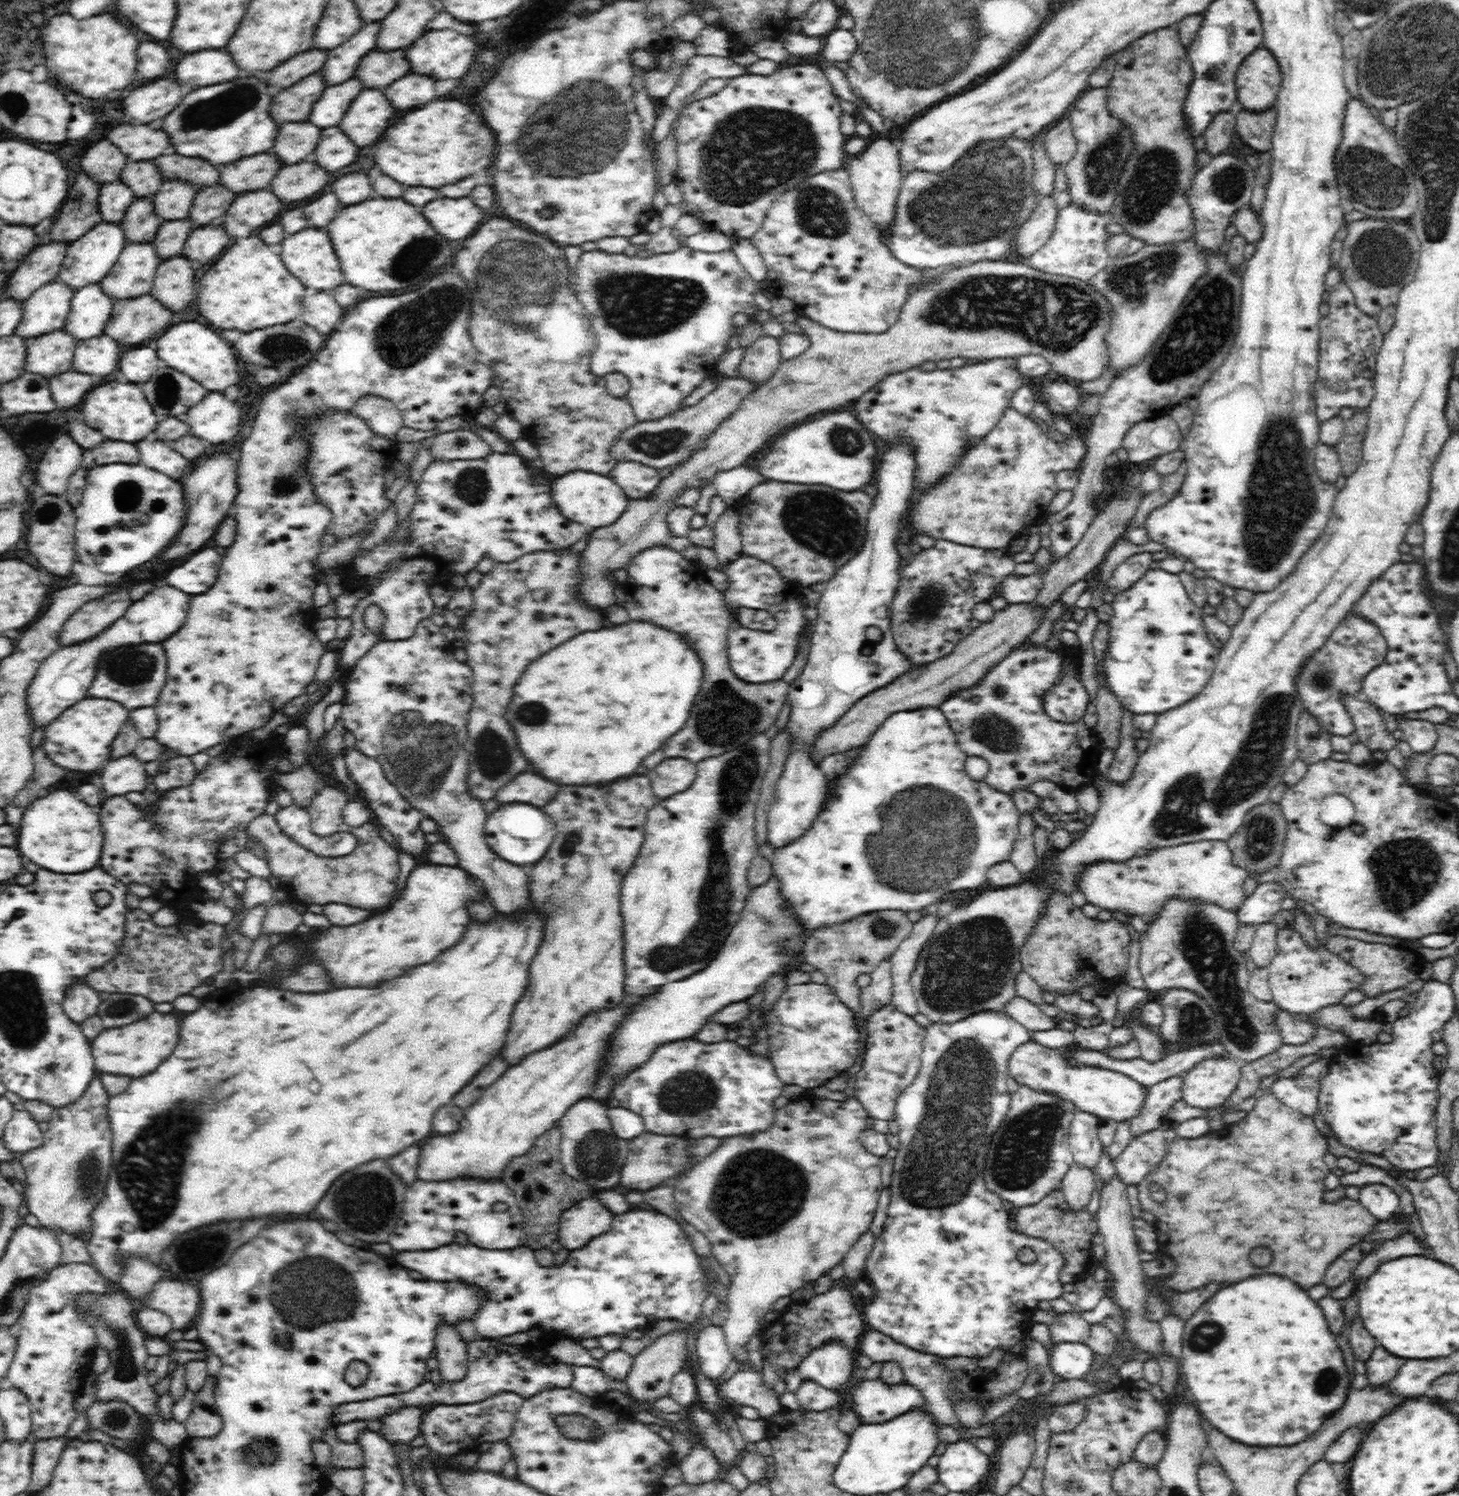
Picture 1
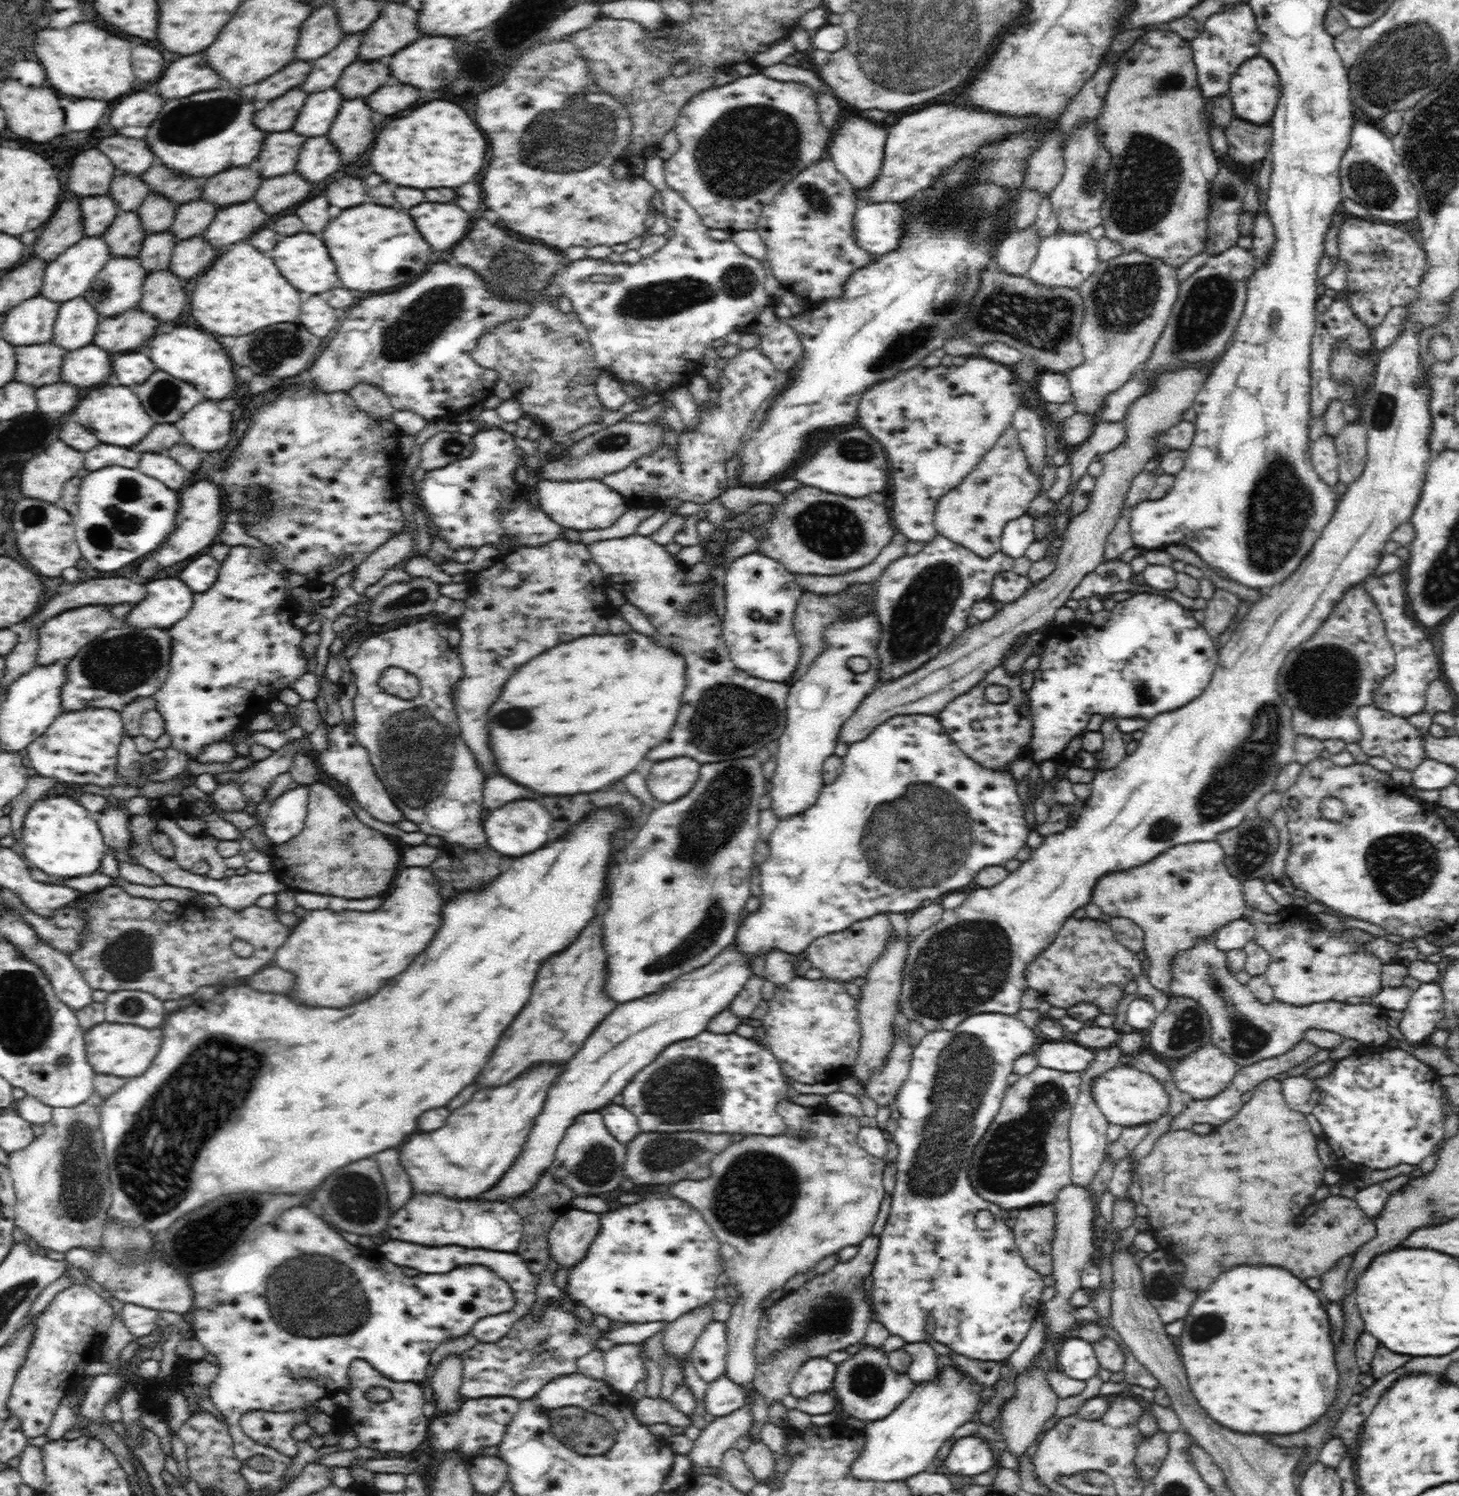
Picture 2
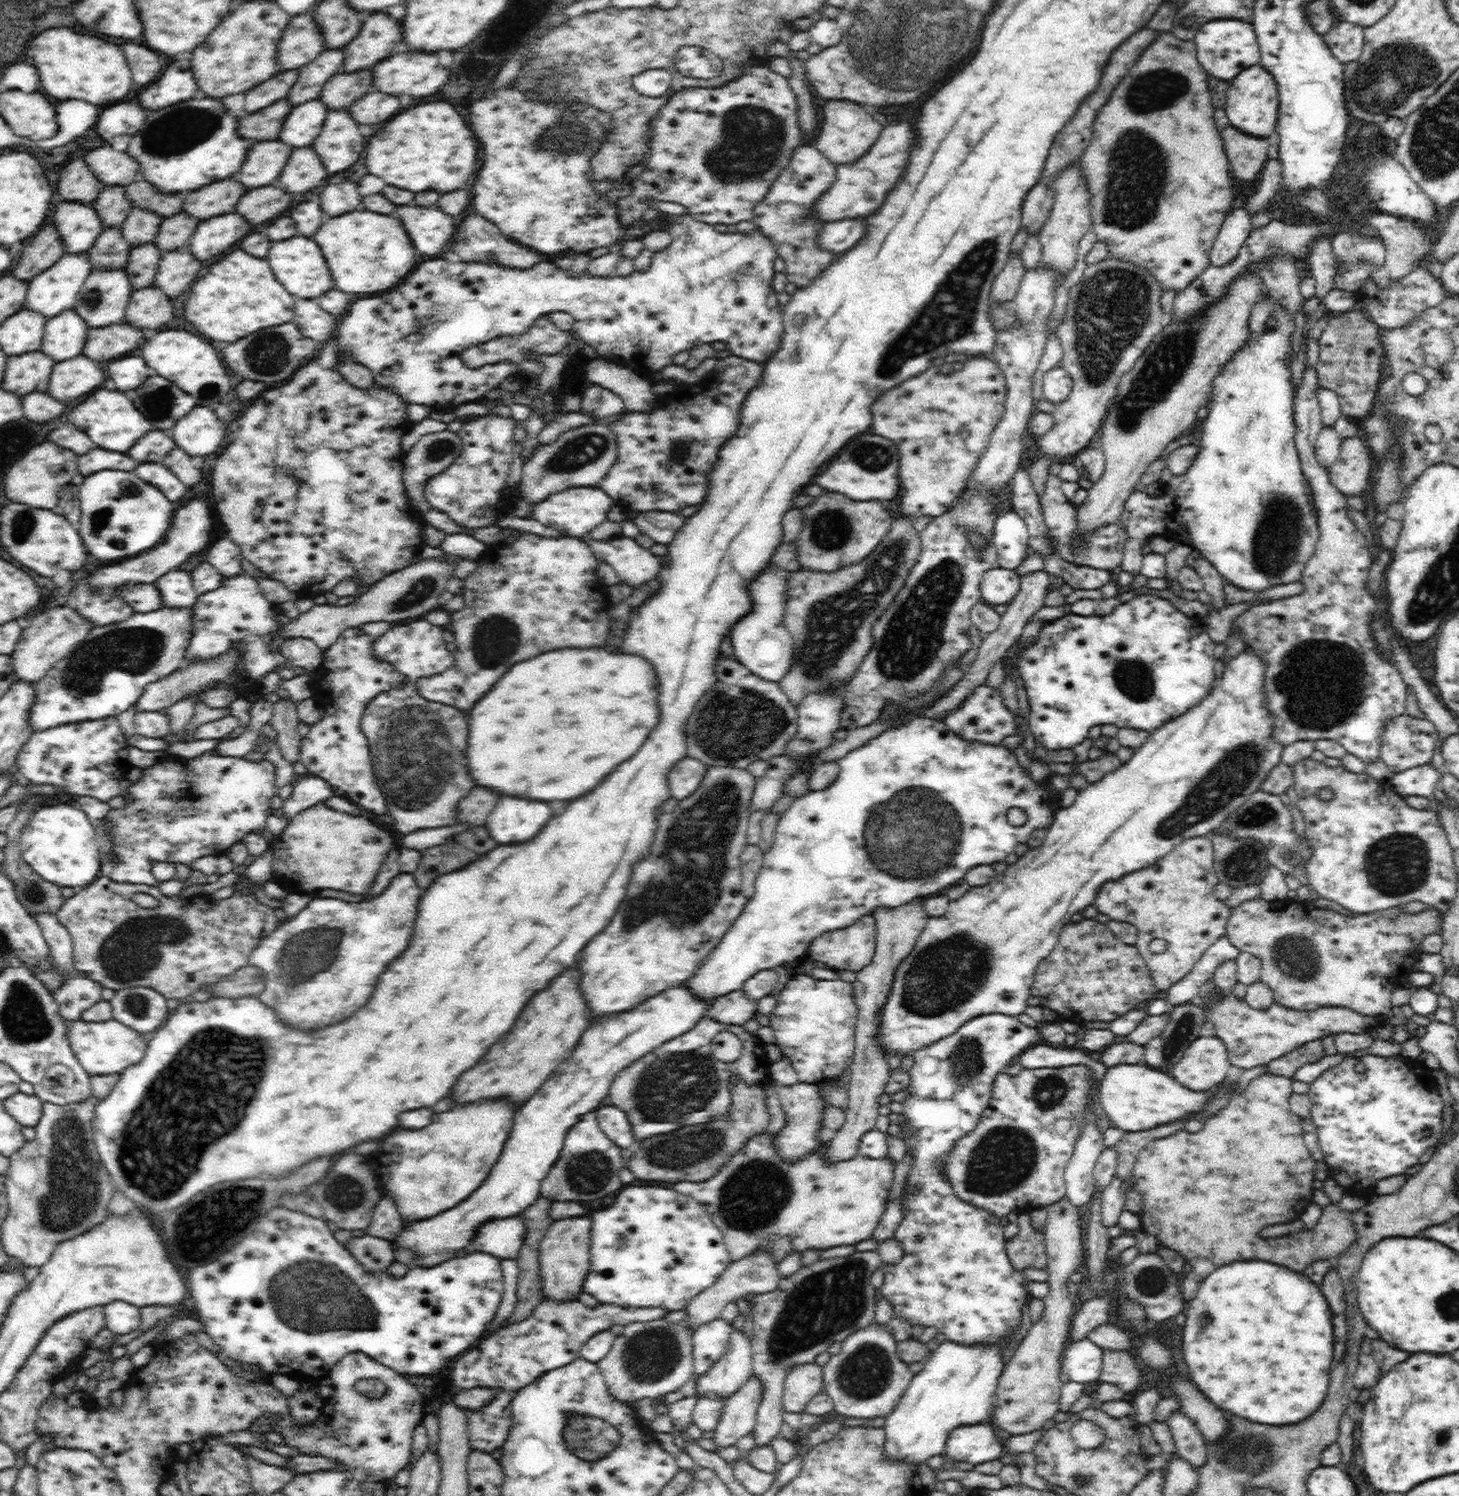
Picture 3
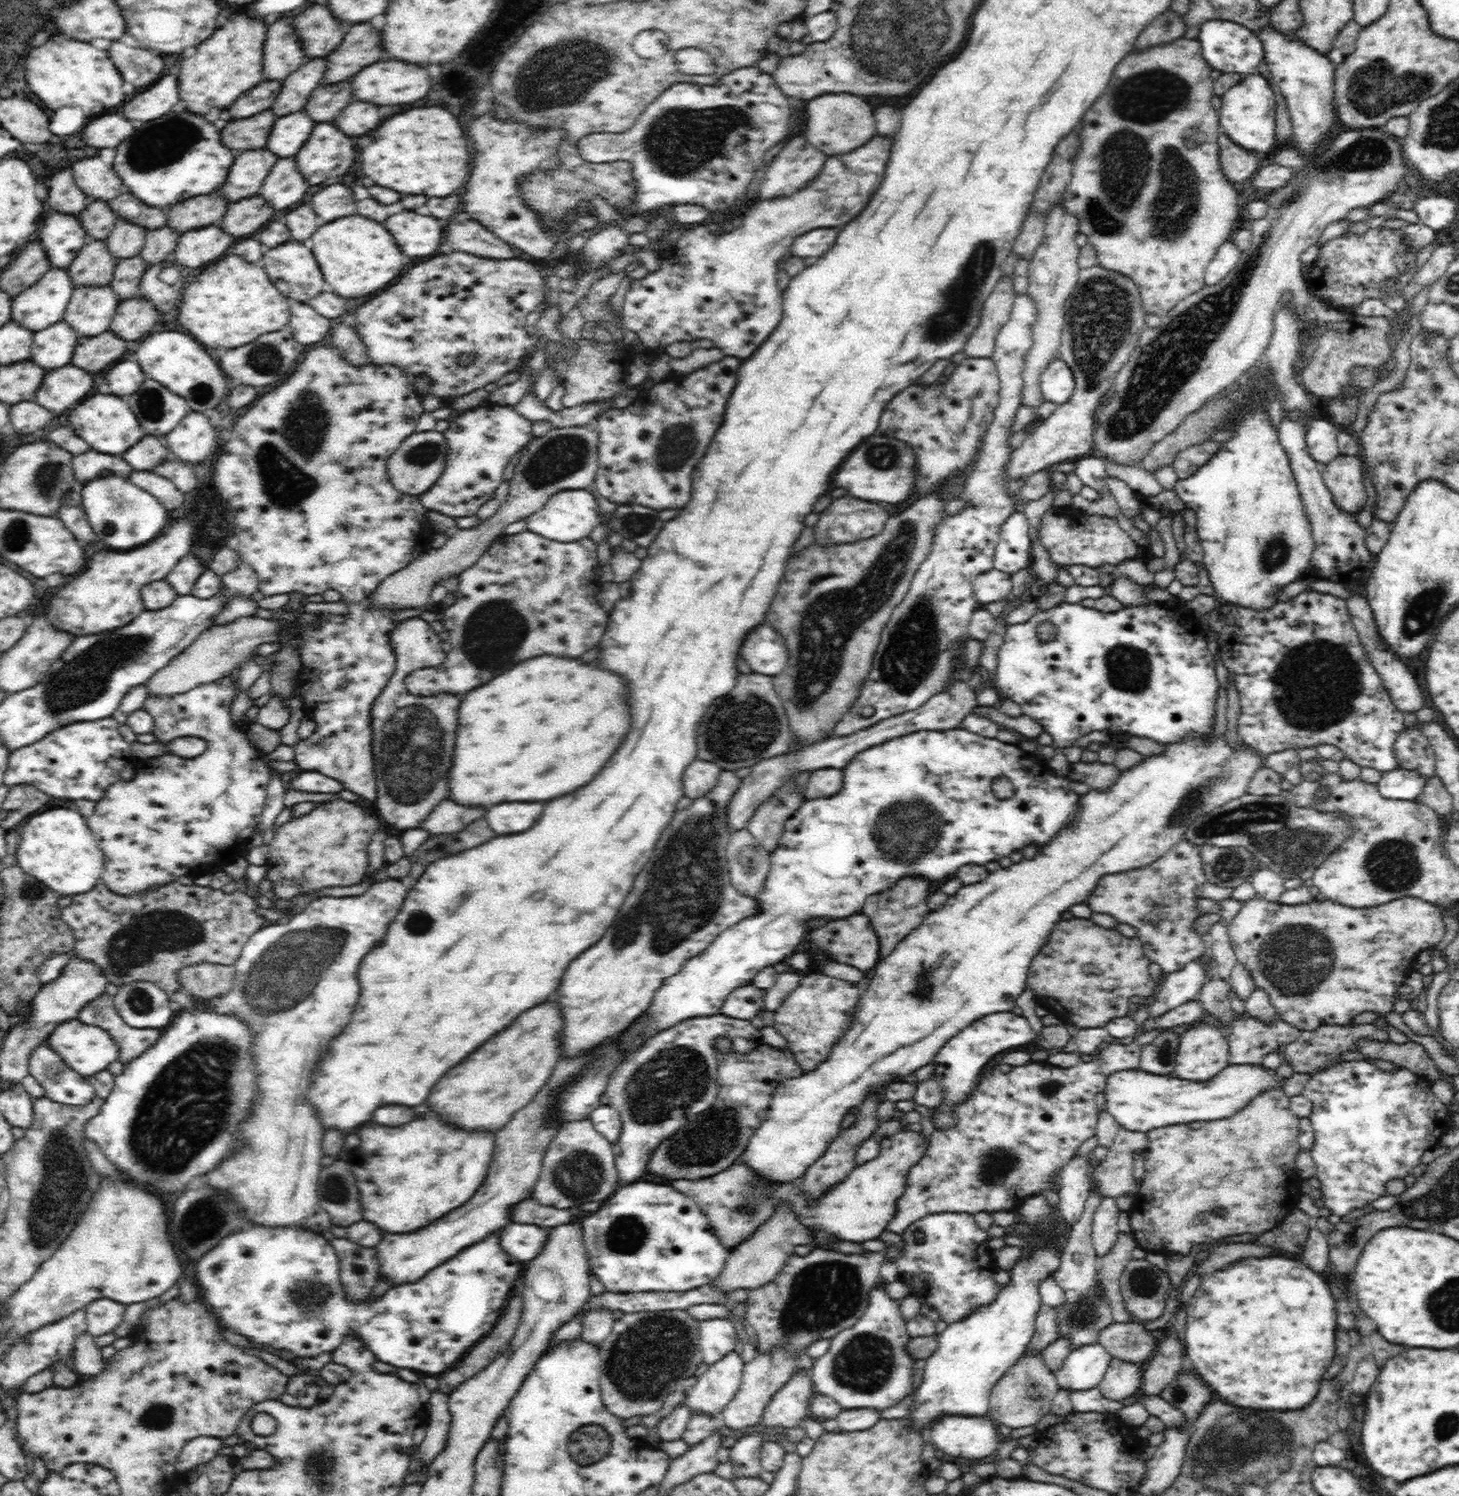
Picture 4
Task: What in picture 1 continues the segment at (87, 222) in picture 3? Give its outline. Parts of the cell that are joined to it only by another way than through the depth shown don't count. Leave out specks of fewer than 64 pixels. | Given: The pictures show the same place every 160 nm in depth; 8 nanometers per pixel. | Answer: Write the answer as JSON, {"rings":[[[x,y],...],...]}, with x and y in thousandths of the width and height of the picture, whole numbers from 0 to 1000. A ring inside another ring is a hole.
{"rings":[[[84,121],[75,122],[69,125],[67,130],[67,140],[71,148],[83,148],[88,140],[88,138],[92,135],[92,129]]]}

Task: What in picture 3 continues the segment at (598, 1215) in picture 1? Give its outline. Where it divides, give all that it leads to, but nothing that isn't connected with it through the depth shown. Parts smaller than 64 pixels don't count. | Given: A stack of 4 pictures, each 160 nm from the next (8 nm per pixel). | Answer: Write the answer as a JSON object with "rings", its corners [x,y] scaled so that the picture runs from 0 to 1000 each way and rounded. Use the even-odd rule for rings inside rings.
{"rings":[[[404,813],[385,814],[378,818],[376,823],[369,830],[369,848],[371,866],[377,870],[396,870],[399,865],[399,858],[404,848],[405,833]]]}

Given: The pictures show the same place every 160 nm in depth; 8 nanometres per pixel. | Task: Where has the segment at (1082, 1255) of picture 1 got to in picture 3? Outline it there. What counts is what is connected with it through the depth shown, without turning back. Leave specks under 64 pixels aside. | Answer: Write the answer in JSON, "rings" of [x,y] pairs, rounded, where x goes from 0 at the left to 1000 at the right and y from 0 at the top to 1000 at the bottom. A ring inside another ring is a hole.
{"rings":[[[700,809],[696,817],[699,823],[690,832],[690,838],[692,845],[696,849],[705,847],[716,848],[718,846],[718,838],[716,832],[716,825],[707,820],[706,811],[704,809]]]}

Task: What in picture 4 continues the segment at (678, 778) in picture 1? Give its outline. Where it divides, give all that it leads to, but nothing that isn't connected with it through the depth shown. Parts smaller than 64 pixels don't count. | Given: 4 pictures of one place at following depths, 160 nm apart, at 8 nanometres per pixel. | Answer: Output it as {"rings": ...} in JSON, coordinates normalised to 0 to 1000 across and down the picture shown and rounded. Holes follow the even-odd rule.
{"rings":[[[478,507],[474,509],[467,517],[469,532],[482,536],[482,533],[492,524],[493,516],[495,514],[488,509]]]}

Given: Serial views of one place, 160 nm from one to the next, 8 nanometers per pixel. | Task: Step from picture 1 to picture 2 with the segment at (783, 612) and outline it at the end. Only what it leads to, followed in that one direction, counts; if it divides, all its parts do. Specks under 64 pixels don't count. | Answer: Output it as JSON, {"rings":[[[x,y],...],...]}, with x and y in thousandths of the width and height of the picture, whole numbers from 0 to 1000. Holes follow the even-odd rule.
{"rings":[[[517,369],[499,377],[493,386],[496,388],[498,401],[498,410],[494,418],[502,443],[513,451],[537,457],[545,449],[549,439],[548,429],[544,420],[544,413],[550,394],[546,390],[545,384],[540,382],[533,374]]]}

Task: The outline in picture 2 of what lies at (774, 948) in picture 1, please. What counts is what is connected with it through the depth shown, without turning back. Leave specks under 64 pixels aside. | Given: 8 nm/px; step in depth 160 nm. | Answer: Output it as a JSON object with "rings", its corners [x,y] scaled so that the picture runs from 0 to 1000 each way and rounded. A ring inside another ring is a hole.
{"rings":[[[499,631],[493,638],[491,638],[491,640],[488,640],[485,646],[465,652],[463,656],[456,658],[454,662],[422,672],[422,674],[416,678],[406,689],[398,702],[389,710],[389,715],[387,715],[387,721],[384,721],[384,723],[380,723],[381,729],[378,729],[378,731],[375,731],[376,737],[373,737],[373,745],[370,744],[370,747],[367,747],[367,755],[364,755],[365,761],[362,762],[362,766],[359,766],[359,770],[356,769],[351,781],[345,785],[345,787],[343,787],[342,791],[328,801],[329,802],[345,802],[345,804],[349,804],[361,797],[365,796],[372,783],[378,780],[382,766],[388,758],[389,754],[392,753],[395,749],[395,746],[403,743],[410,743],[418,739],[419,734],[426,731],[426,728],[433,722],[433,720],[450,709],[450,707],[457,699],[462,697],[476,694],[484,689],[488,680],[497,674],[500,674],[504,665],[511,660],[514,654],[515,654],[514,646],[510,643],[509,638],[506,638],[503,632]]]}

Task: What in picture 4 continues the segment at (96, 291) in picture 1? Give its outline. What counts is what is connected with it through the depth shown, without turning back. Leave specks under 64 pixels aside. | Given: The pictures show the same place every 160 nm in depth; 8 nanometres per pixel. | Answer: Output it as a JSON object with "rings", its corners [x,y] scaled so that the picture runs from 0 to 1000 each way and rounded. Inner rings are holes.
{"rings":[[[43,214],[23,223],[20,240],[32,248],[38,247],[49,243],[53,222]]]}

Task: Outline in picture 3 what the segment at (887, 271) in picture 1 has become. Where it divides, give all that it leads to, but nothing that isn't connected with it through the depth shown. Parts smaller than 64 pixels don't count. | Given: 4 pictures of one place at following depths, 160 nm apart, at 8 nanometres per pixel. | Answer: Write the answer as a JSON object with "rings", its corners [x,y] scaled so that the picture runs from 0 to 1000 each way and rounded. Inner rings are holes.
{"rings":[[[558,97],[544,100],[543,107],[528,122],[528,125],[517,138],[516,150],[531,164],[534,176],[540,188],[547,193],[554,193],[558,186],[565,182],[570,174],[576,170],[572,170],[561,165],[561,156],[566,151],[557,144],[560,132],[573,120],[573,112]]]}

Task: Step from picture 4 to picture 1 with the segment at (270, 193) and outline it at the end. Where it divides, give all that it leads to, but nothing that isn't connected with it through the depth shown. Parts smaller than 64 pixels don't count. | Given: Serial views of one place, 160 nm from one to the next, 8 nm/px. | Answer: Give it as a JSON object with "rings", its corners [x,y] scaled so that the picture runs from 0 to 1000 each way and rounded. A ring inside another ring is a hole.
{"rings":[[[222,86],[219,98],[217,98],[215,108],[225,115],[230,115],[241,110],[245,103],[245,98],[241,96],[233,87],[234,86]]]}

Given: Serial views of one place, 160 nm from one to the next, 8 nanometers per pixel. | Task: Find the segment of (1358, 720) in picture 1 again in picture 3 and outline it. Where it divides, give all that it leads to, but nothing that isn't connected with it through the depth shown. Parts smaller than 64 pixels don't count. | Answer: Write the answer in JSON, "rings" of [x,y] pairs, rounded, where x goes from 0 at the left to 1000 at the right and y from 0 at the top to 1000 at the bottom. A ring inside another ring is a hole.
{"rings":[[[961,477],[950,485],[947,491],[947,508],[954,517],[981,511],[986,491],[981,483]]]}

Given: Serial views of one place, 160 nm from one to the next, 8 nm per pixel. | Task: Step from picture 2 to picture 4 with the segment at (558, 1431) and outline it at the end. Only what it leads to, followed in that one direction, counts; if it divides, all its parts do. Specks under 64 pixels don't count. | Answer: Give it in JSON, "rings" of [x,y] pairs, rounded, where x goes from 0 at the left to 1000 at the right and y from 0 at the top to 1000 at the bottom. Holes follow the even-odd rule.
{"rings":[[[404,952],[395,955],[390,961],[391,974],[399,980],[406,981],[419,968],[418,959],[412,953]]]}

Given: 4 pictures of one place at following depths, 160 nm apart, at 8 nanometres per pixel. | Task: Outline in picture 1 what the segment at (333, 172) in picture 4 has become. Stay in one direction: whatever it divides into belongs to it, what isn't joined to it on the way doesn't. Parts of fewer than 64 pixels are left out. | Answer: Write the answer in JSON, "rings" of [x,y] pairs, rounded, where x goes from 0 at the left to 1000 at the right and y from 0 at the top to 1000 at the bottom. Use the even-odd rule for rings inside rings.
{"rings":[[[251,59],[243,66],[233,84],[239,87],[239,92],[241,92],[244,98],[252,98],[260,92],[259,88],[267,84],[267,79],[270,79],[270,76],[271,75],[262,60]]]}

